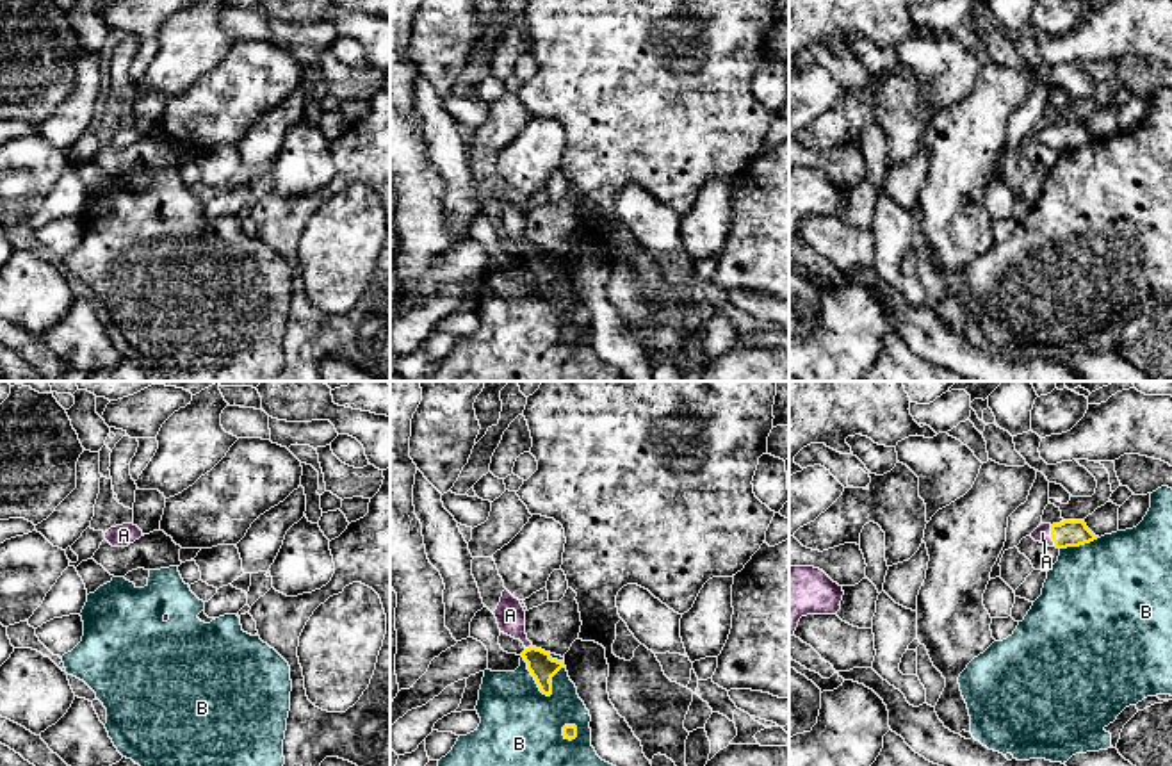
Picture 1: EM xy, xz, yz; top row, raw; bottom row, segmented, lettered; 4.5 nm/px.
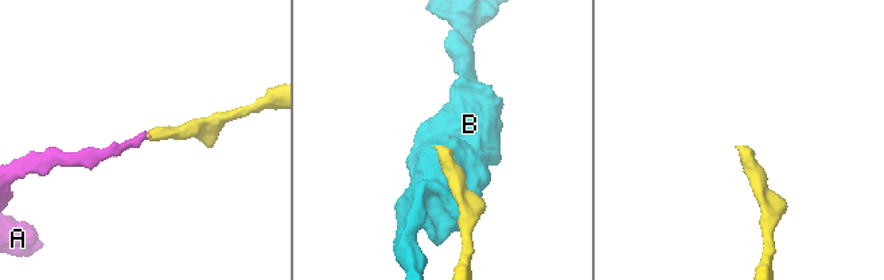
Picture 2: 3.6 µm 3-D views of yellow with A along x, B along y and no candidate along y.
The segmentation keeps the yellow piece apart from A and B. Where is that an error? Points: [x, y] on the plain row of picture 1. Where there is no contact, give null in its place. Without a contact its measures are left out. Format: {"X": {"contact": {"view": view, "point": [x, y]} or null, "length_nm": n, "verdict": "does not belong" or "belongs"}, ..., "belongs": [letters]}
{"A": {"contact": {"view": "yz", "point": [1051, 138]}, "length_nm": 100, "verdict": "belongs"}, "B": {"contact": {"view": "xz", "point": [533, 277]}, "length_nm": 220, "verdict": "does not belong"}, "belongs": ["A"]}

